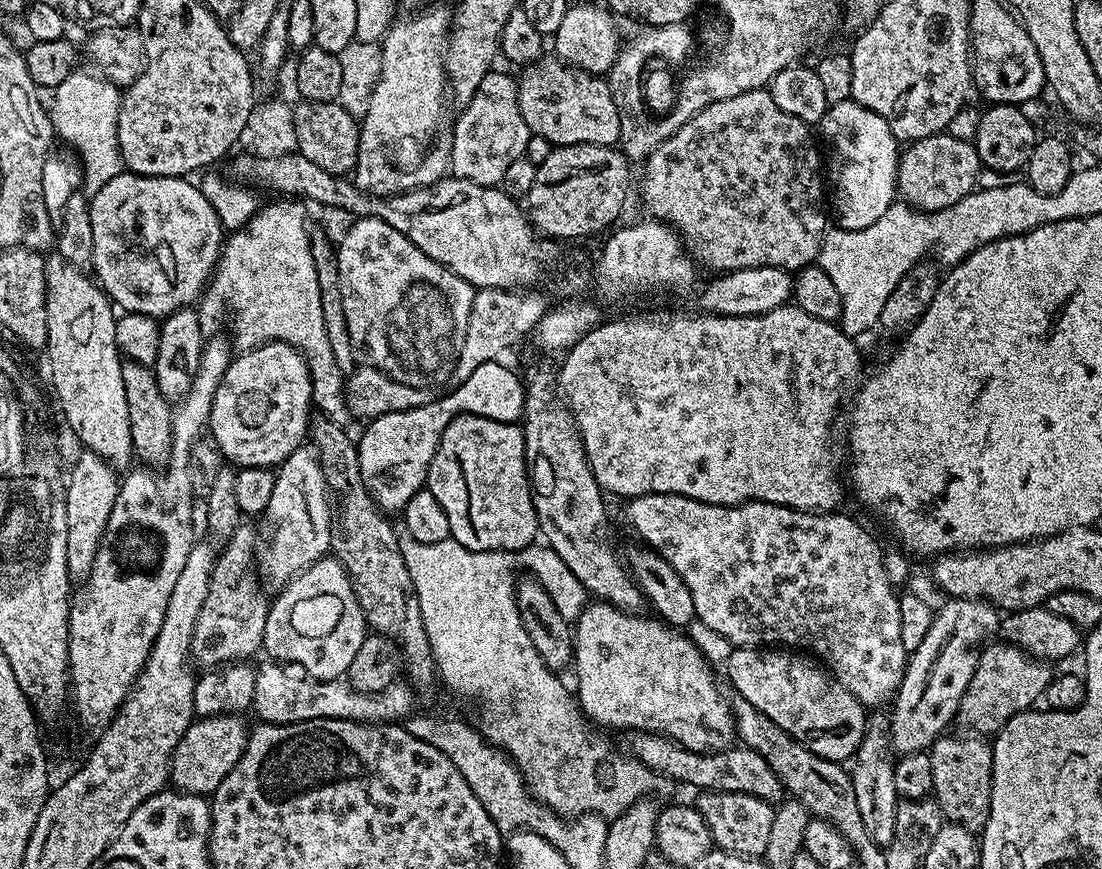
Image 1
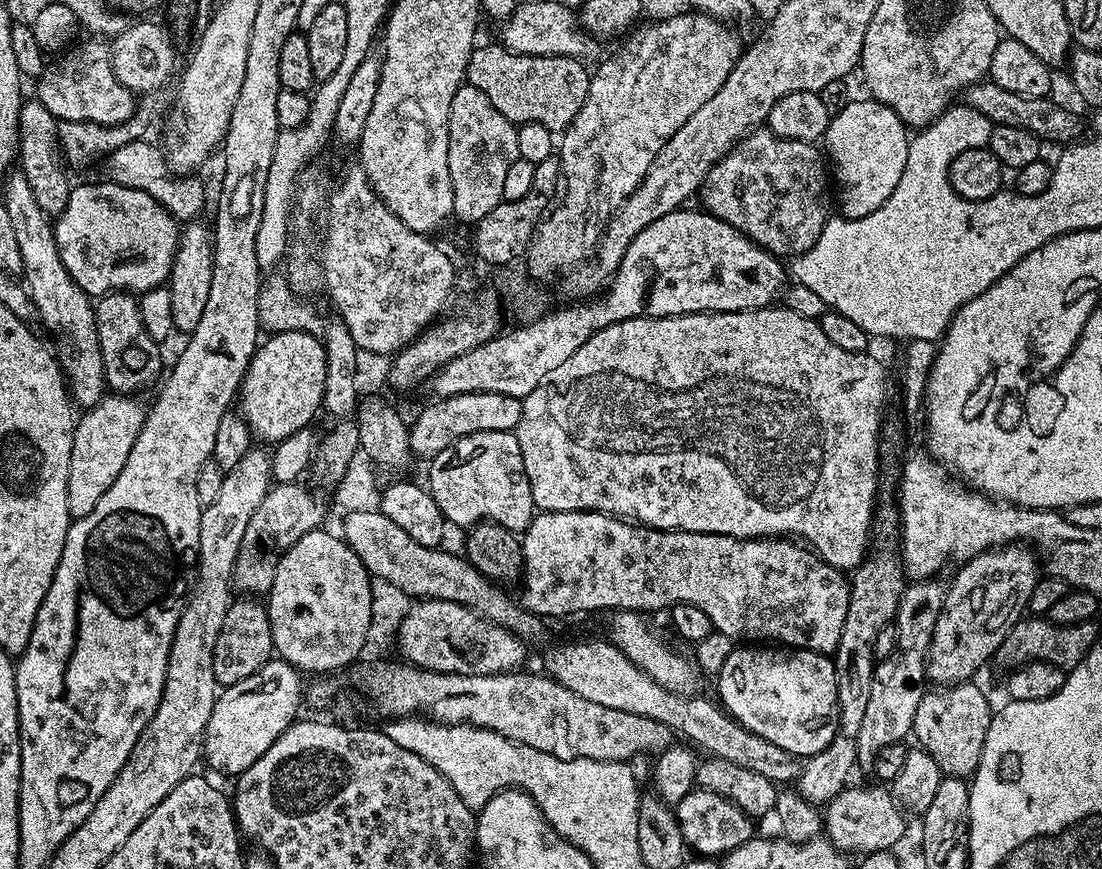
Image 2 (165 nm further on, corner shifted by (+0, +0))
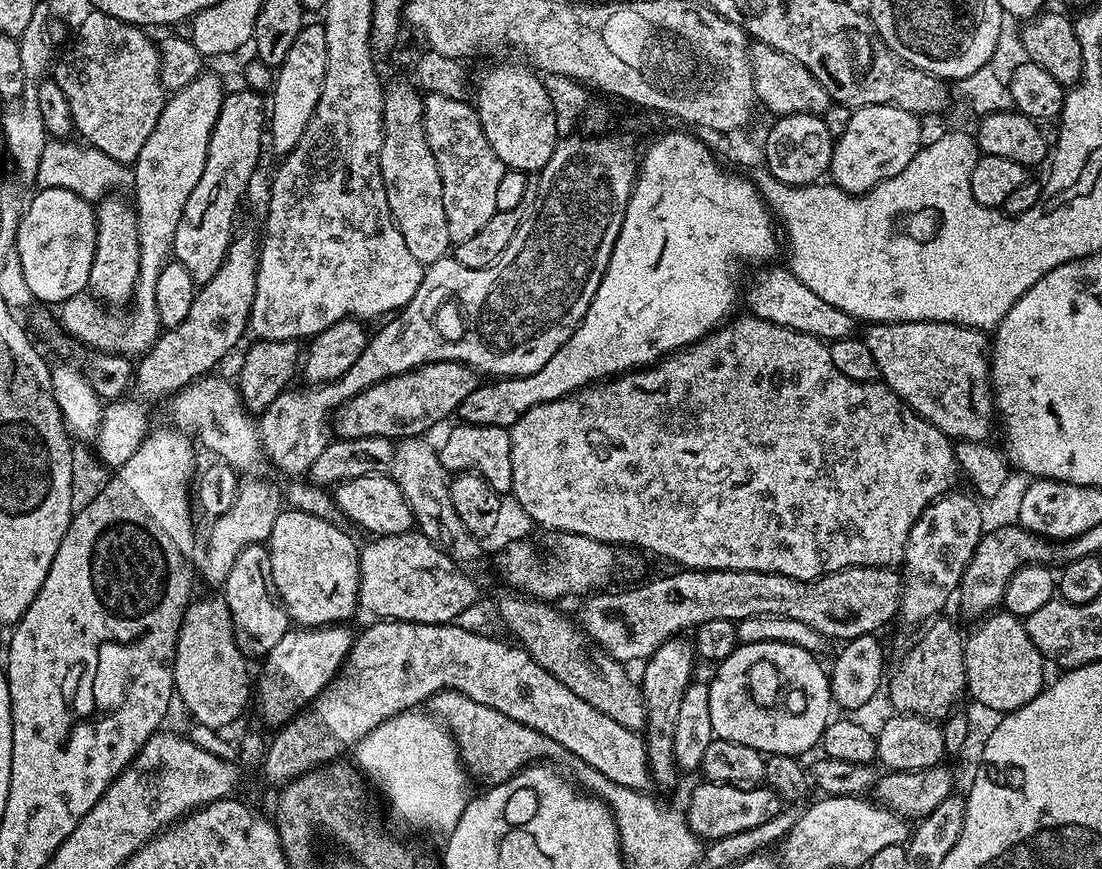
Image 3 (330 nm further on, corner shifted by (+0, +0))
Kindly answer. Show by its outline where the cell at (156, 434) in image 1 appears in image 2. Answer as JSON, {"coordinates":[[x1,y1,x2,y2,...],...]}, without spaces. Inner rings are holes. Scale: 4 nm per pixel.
{"coordinates":[[107,292,95,301,94,307,105,385,116,394,140,394,143,388,155,385,161,379,161,345,142,326,139,299,131,292]]}

